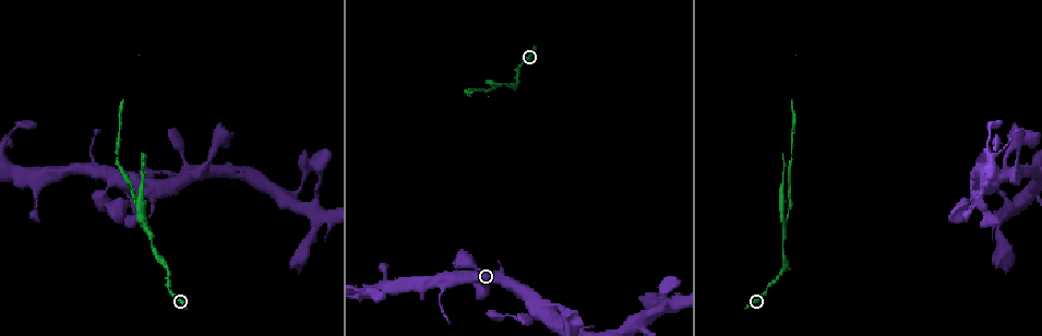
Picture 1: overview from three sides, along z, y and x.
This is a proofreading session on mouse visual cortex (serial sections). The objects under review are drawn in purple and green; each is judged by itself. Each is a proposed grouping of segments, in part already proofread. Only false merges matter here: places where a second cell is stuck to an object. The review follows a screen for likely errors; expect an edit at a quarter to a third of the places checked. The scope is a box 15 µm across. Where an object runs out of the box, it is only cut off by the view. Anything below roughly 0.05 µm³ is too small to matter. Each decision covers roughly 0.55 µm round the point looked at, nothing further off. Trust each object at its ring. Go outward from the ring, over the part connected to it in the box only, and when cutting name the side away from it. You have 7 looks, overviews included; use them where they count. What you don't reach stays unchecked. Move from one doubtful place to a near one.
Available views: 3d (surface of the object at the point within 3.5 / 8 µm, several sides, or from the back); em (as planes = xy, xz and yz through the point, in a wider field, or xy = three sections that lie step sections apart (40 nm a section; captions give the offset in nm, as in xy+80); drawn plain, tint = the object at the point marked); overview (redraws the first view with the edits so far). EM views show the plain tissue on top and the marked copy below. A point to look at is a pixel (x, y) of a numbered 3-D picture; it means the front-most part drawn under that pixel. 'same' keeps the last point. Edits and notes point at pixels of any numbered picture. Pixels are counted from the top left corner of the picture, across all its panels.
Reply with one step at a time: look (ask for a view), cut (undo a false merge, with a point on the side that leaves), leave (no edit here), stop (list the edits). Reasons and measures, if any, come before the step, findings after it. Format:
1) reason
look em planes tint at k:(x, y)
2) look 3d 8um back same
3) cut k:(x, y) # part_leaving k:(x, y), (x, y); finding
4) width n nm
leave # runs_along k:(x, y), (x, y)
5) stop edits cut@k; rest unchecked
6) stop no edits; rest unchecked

three arms meet
look 3d 8um at 1:(38, 179)

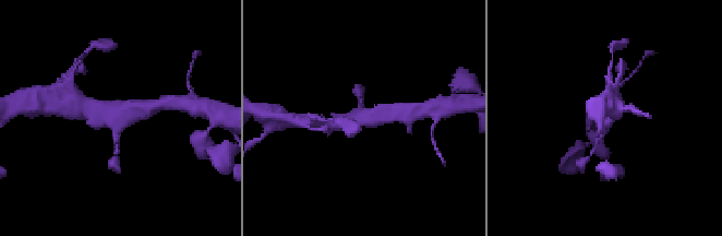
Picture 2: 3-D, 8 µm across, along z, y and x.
now the EM
look em xy step 3 tint at 2:(604, 121)

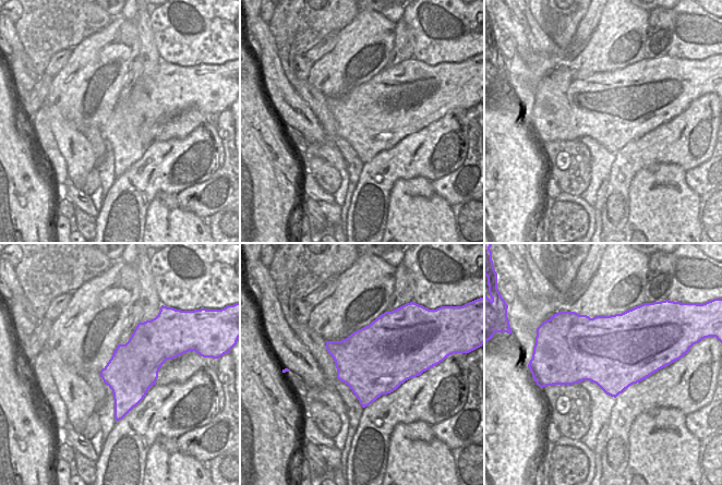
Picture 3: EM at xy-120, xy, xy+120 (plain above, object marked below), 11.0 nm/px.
leave # continuous, no second cell

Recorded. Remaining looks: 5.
arms run side by side
look 3d 3.5um back at 1:(149, 230)

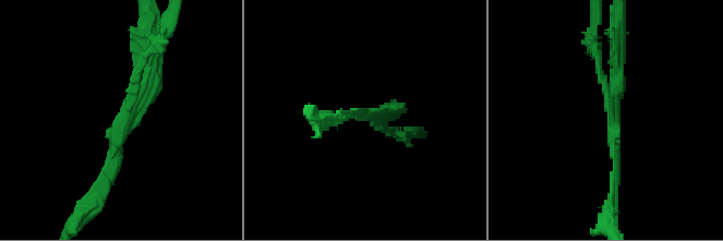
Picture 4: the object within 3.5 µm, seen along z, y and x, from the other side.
arms 3; arm_widths 100, 150, 200 nm; shape alone is not enough
look em xy step 5 tint at 4:(129, 114)

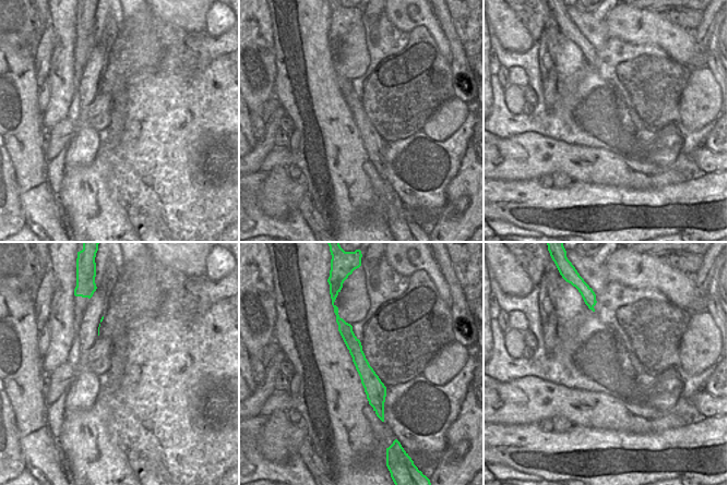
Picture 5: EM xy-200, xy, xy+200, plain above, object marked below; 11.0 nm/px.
width 200 nm
cut 4:(137, 44) # two cells meet here

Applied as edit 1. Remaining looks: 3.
sharp bend
look 3d 3.5um at 1:(973, 189)

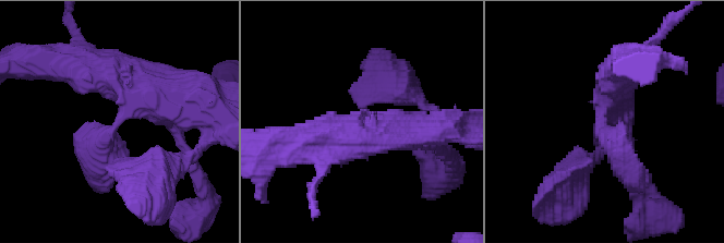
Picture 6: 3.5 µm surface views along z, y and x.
now the EM
look em xy step 3 tint at 6:(118, 125)

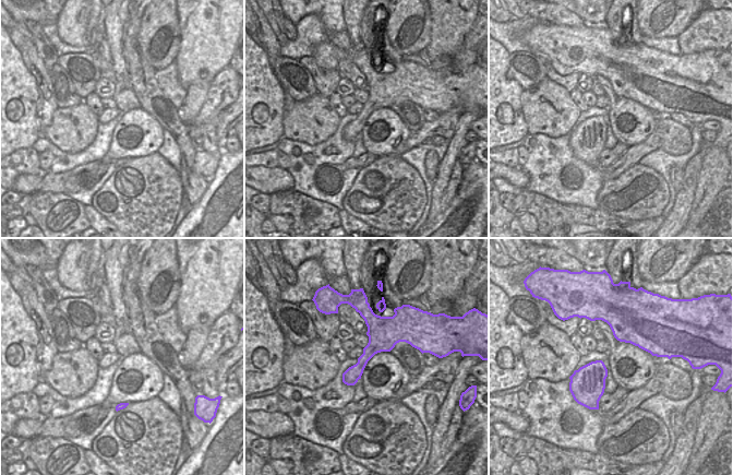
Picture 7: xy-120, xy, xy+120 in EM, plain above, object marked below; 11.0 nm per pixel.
leave # runs_along 6:(164, 99), (146, 88), (123, 109), (99, 182); one cell here

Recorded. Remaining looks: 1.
stop edits cut@4; rest unchecked

